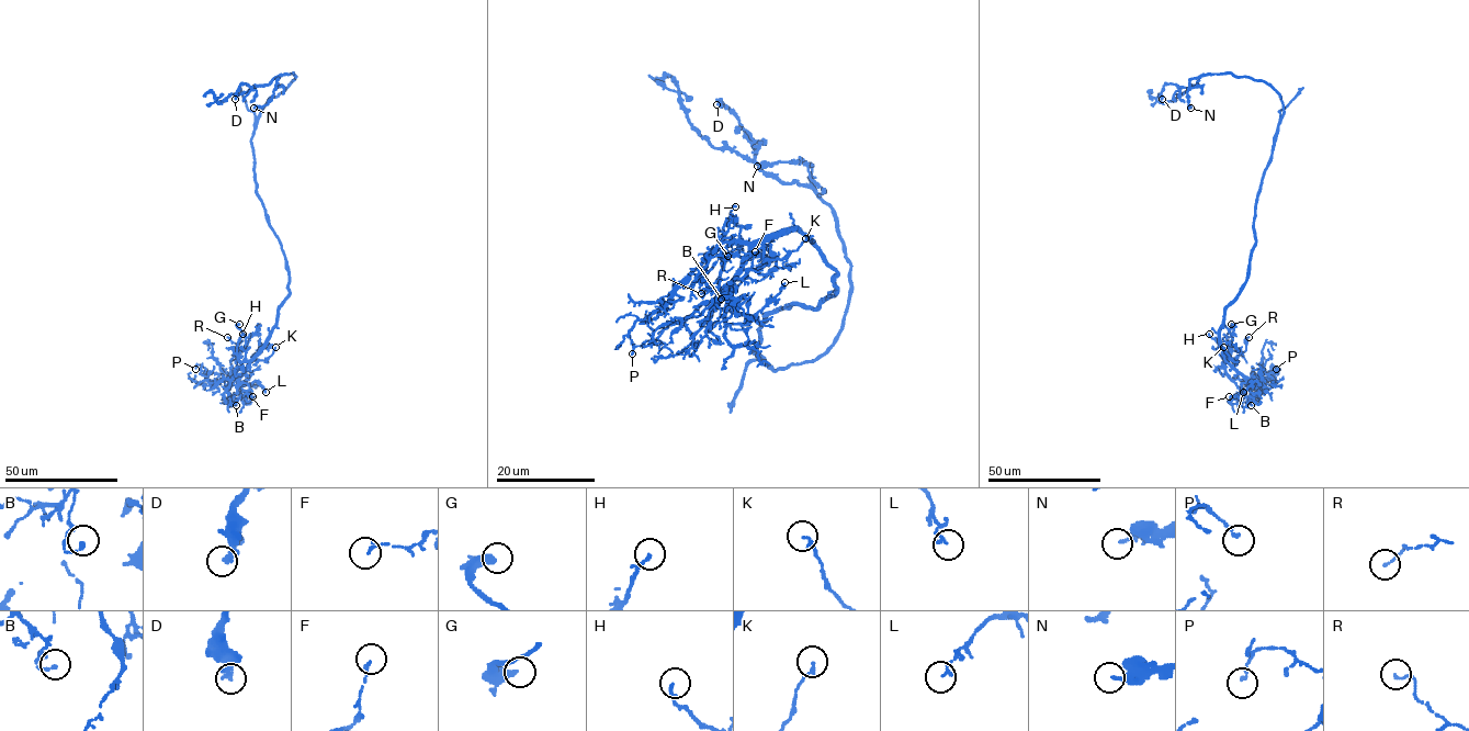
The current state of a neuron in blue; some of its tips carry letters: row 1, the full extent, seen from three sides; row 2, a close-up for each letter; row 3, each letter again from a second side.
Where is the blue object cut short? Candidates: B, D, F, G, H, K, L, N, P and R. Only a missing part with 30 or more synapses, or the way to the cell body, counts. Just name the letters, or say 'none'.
none

